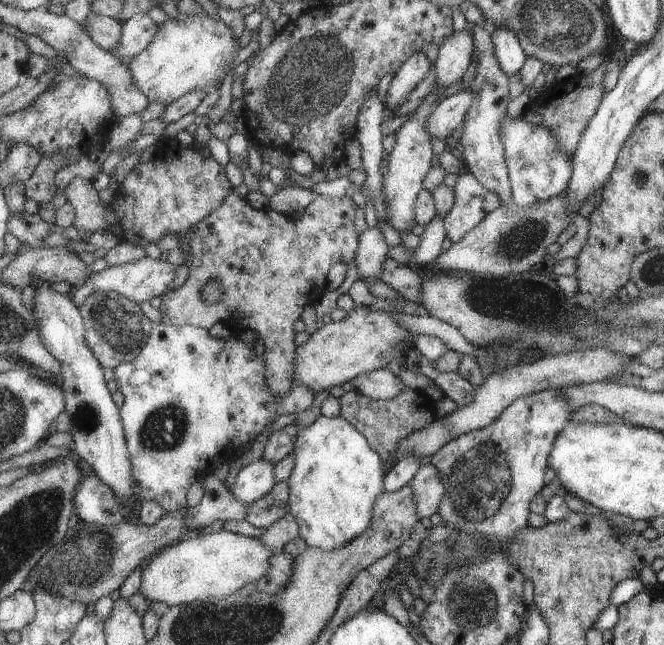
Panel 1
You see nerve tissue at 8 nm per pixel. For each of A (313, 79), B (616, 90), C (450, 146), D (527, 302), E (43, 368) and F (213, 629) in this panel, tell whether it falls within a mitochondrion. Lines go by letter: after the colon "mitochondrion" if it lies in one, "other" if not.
A: mitochondrion
B: other
C: other
D: mitochondrion
E: other
F: mitochondrion

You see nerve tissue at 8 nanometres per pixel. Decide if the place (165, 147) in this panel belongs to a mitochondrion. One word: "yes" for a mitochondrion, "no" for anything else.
no

